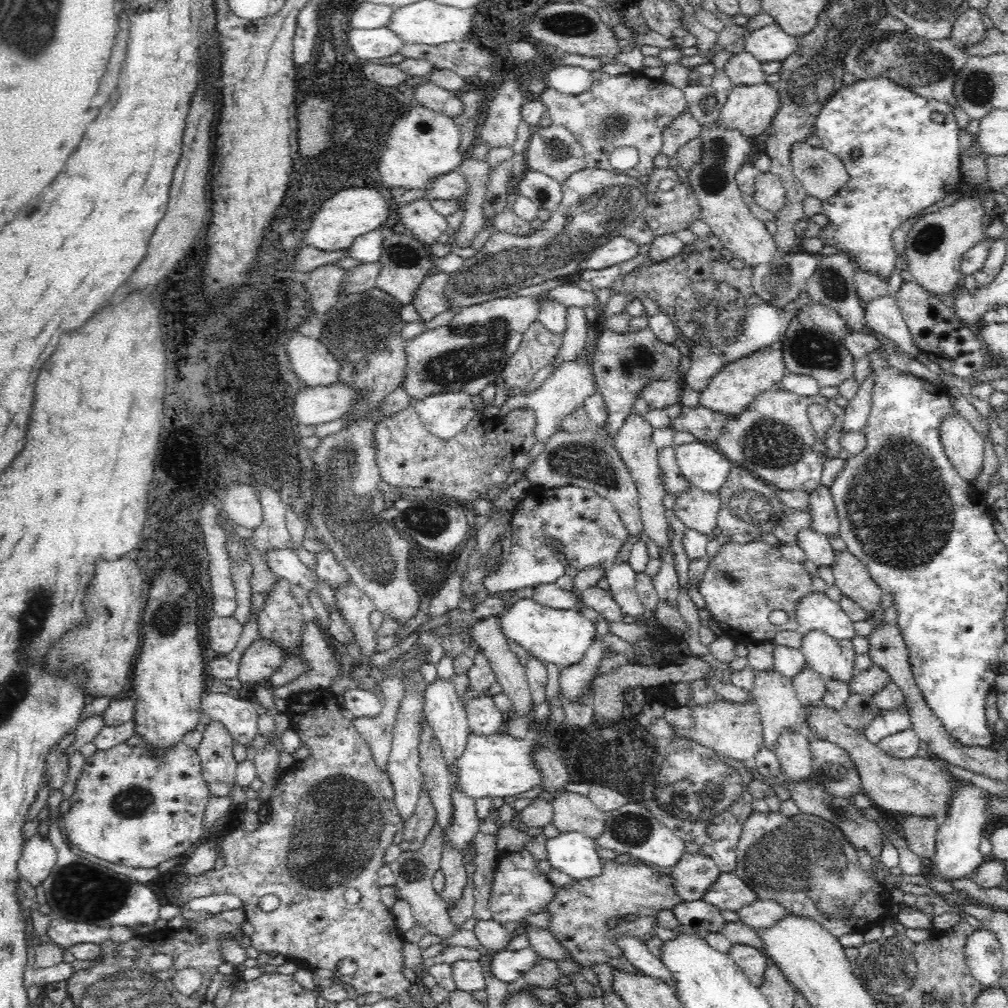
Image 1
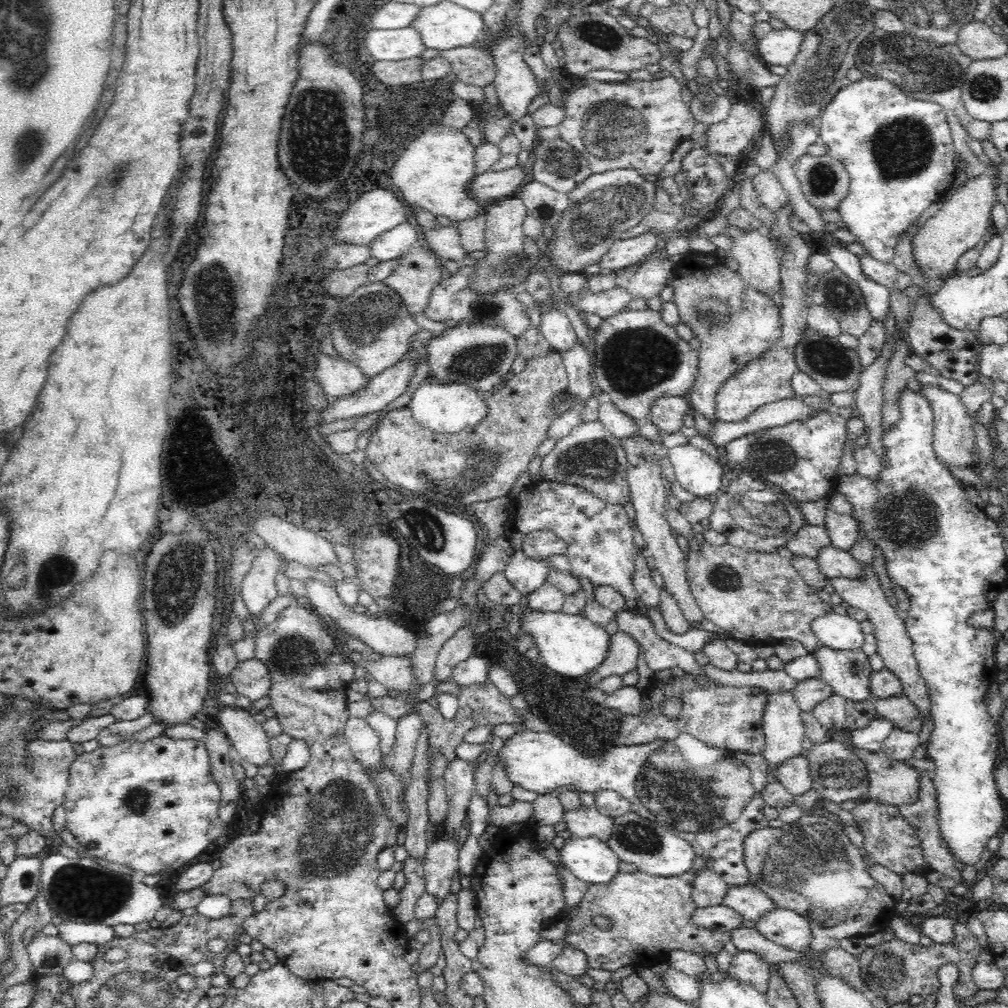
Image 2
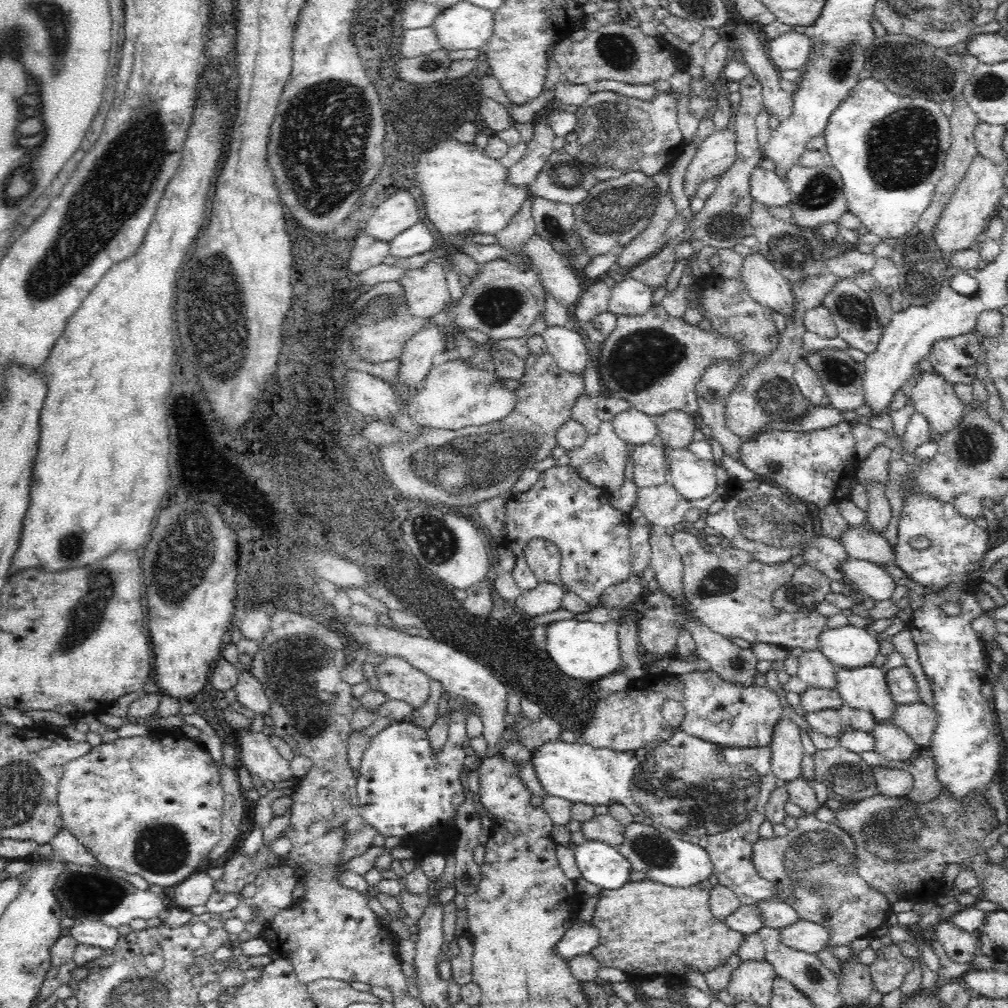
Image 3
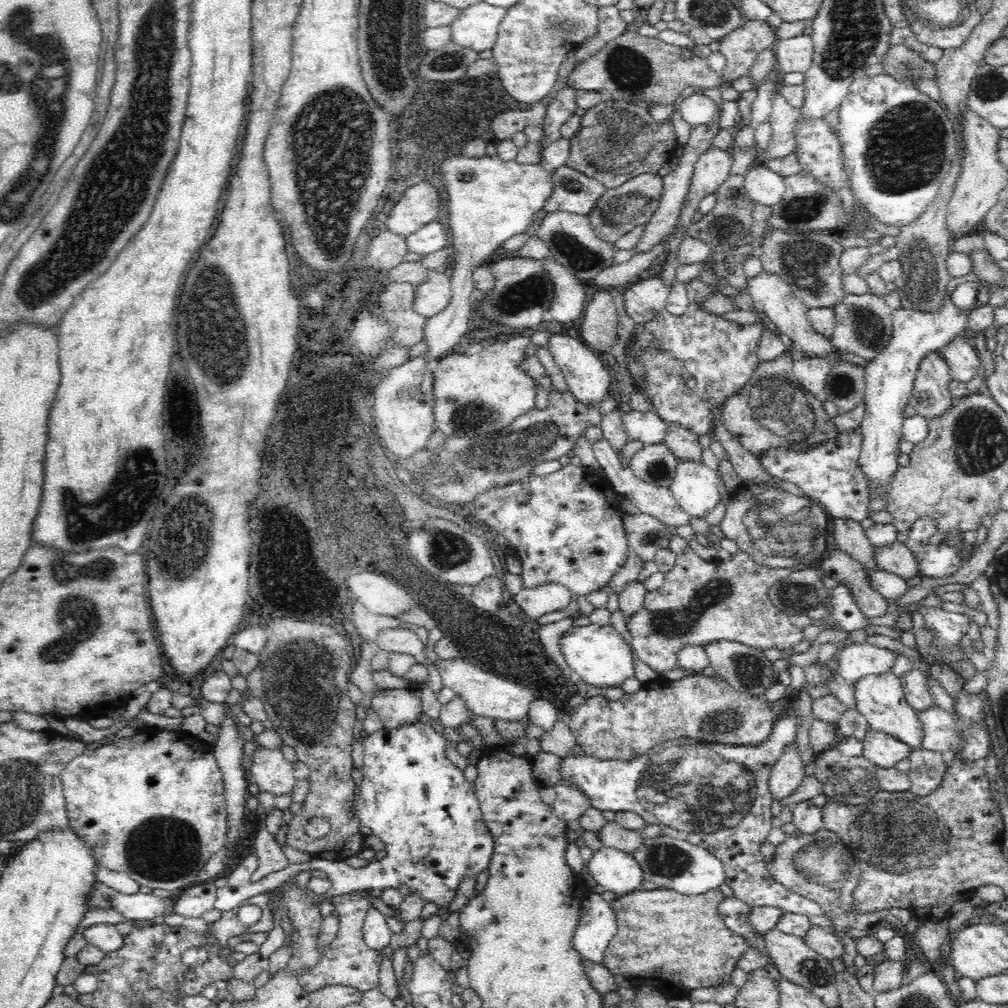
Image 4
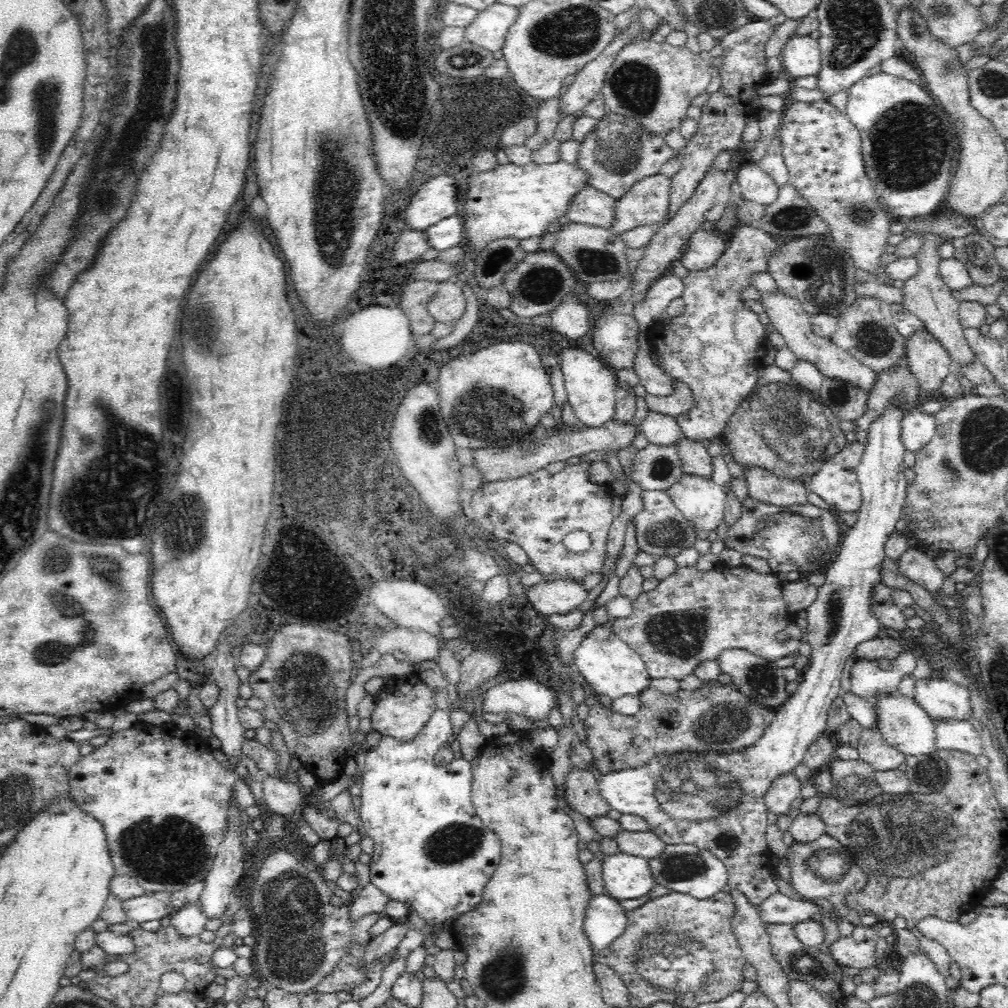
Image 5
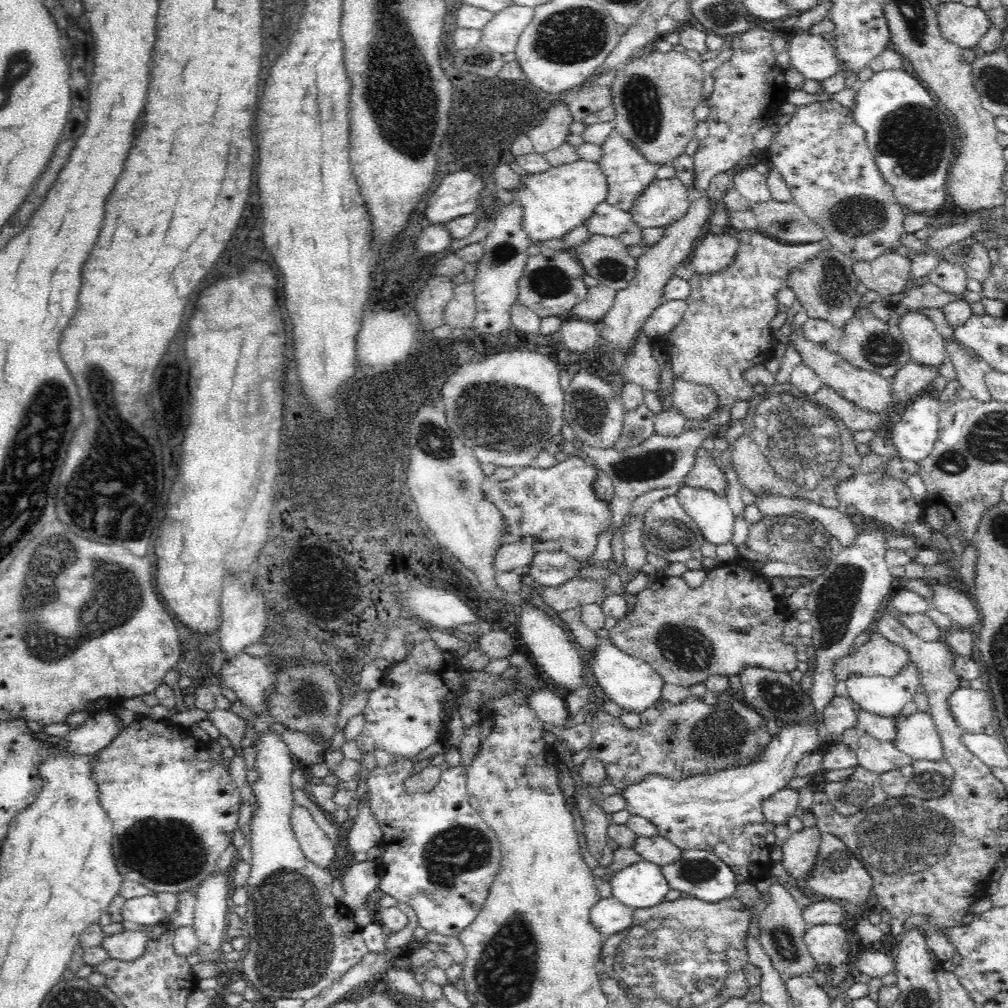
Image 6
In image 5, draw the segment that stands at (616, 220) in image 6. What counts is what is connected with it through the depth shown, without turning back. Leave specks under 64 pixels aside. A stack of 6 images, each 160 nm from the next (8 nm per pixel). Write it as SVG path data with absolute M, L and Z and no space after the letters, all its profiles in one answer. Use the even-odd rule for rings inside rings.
M588 184L574 199L568 220L590 227L608 229L616 222L617 200Z

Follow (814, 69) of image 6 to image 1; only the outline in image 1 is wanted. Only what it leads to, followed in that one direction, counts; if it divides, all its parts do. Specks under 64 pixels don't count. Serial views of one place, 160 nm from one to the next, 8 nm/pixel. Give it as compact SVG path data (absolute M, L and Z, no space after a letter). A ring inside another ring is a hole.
M776 23L753 30L745 36L745 52L752 54L760 63L782 63L794 54L798 45L796 36L790 36Z

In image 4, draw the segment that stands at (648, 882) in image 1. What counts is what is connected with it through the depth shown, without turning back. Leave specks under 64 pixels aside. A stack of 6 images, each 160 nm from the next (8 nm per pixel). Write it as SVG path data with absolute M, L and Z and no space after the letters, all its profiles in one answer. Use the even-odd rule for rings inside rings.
M719 888L700 895L682 895L668 889L640 889L630 895L619 895L610 902L618 928L604 952L604 966L615 976L626 976L632 982L648 984L654 980L660 984L660 980L674 978L674 997L688 996L697 988L730 984L732 971L748 945L724 925L720 910L723 900ZM654 972L686 974L658 976Z

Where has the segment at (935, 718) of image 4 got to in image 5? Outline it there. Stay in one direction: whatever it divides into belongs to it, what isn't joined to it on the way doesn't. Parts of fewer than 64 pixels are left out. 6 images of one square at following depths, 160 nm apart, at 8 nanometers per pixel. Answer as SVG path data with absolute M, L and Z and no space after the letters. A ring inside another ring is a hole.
M949 720L949 722L935 721L935 748L960 750L977 757L983 754L981 735L968 721Z

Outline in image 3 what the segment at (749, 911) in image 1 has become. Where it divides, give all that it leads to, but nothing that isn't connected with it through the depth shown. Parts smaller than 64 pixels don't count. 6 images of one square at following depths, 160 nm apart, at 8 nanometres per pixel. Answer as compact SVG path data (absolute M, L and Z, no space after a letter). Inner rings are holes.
M800 919L796 924L782 928L780 943L804 953L817 954L828 946L828 930L820 924Z

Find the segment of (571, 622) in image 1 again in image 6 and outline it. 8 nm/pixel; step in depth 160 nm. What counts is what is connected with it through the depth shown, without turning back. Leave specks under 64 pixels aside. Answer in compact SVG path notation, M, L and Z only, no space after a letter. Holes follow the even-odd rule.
M610 637L598 639L598 646L588 660L590 668L596 677L598 686L612 702L626 711L642 714L657 704L665 681L647 662L627 655L626 652L614 646Z

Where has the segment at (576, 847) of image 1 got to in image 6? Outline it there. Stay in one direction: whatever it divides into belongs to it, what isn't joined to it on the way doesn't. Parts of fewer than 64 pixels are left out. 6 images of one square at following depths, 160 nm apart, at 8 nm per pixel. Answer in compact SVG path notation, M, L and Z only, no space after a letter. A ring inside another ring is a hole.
M644 859L616 872L610 885L612 896L634 911L657 907L671 890L662 867Z

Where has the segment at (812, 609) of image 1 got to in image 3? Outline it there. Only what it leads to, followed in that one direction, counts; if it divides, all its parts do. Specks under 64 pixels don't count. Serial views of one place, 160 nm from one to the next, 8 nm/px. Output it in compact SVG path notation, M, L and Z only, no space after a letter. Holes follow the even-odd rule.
M850 623L823 631L818 639L818 649L828 660L850 670L873 665L879 646L875 634Z

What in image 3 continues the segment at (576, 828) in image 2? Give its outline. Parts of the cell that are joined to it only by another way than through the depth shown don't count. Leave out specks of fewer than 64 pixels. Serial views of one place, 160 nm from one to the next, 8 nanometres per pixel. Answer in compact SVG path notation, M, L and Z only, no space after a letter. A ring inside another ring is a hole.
M609 813L594 815L590 820L582 822L581 831L587 840L600 841L613 847L625 839L625 826Z

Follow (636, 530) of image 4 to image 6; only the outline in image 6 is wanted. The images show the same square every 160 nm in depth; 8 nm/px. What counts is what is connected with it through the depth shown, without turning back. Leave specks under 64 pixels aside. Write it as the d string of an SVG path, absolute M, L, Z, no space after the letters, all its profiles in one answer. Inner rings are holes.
M670 495L654 501L644 514L642 543L647 554L661 556L670 563L686 563L705 542L697 523L685 511L678 496Z

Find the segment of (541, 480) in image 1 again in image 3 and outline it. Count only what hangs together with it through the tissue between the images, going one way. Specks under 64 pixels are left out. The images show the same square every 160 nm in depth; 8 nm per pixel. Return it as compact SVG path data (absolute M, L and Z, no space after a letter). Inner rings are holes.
M602 421L596 437L589 434L589 438L586 438L586 442L584 442L582 448L574 448L574 450L567 452L570 459L568 465L576 471L578 476L594 485L594 487L613 493L622 487L627 480L624 476L624 471L627 457L629 456L628 446L628 443L621 441L616 433L614 433L612 422Z

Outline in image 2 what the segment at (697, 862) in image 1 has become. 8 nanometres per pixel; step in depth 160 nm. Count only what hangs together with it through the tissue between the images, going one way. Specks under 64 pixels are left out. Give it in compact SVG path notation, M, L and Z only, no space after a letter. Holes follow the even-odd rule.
M714 869L695 870L697 880L694 883L693 900L698 908L722 906L730 887Z

